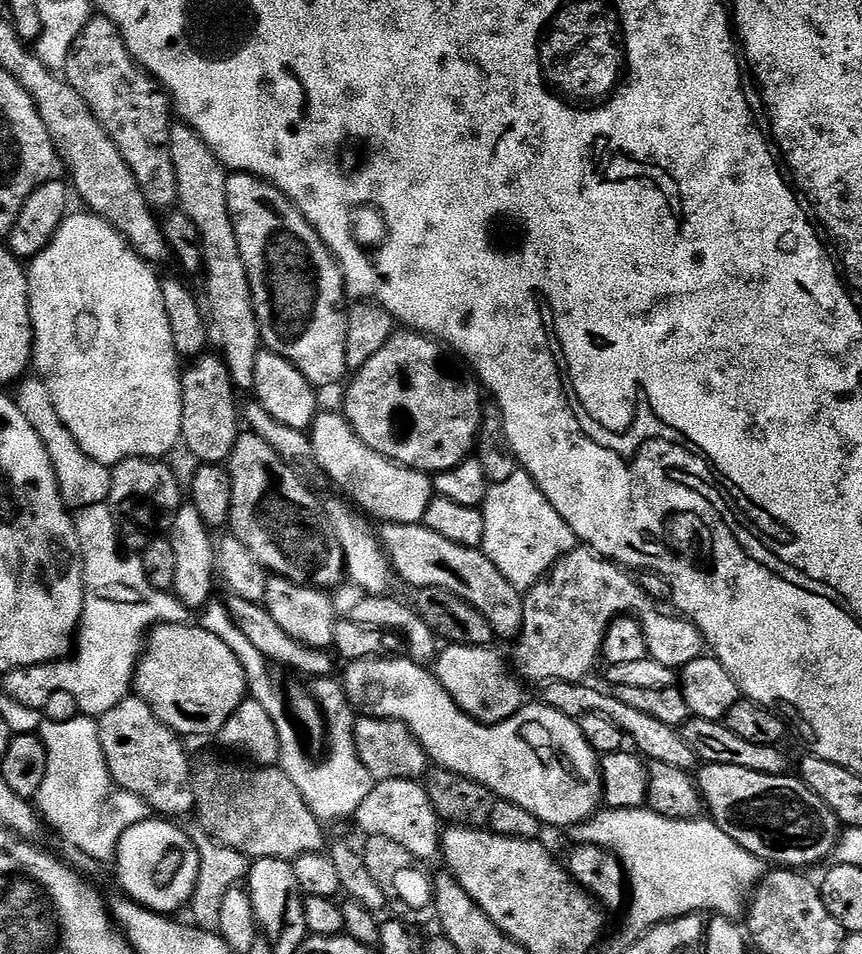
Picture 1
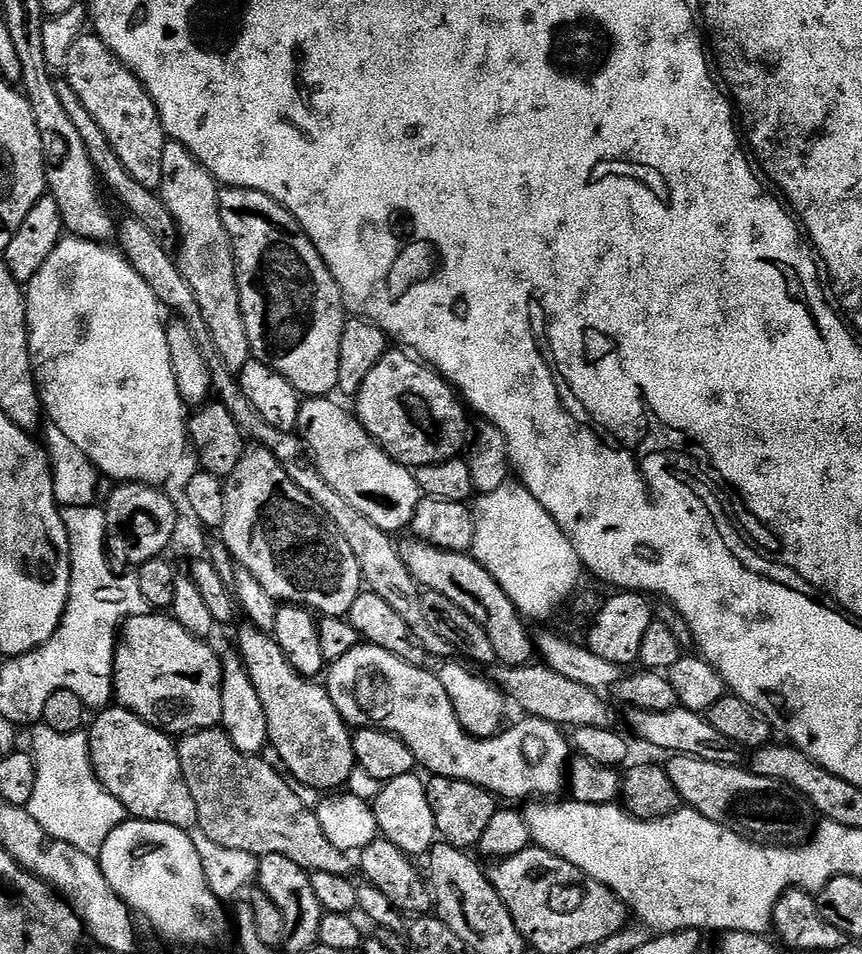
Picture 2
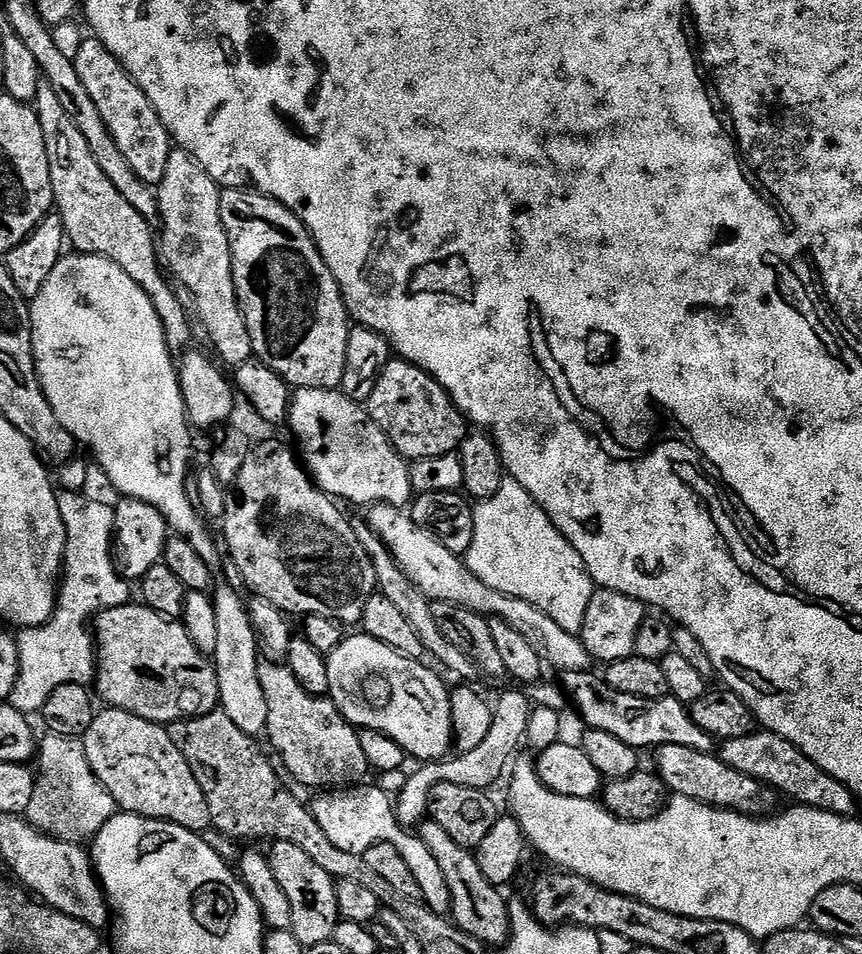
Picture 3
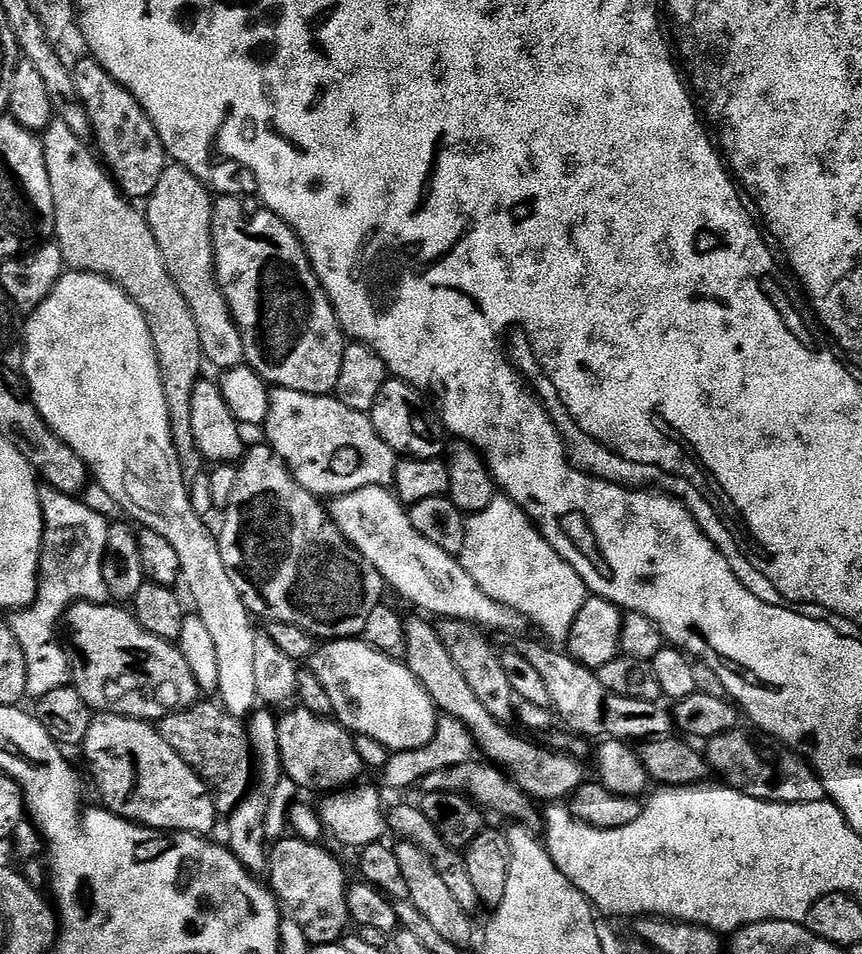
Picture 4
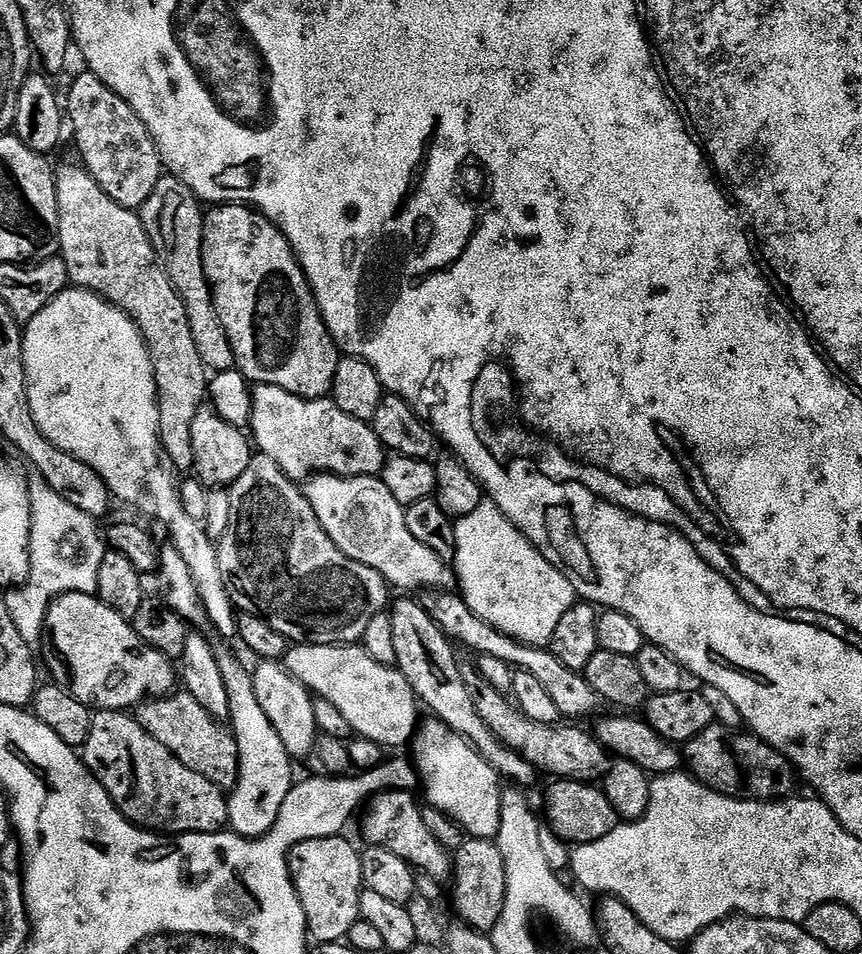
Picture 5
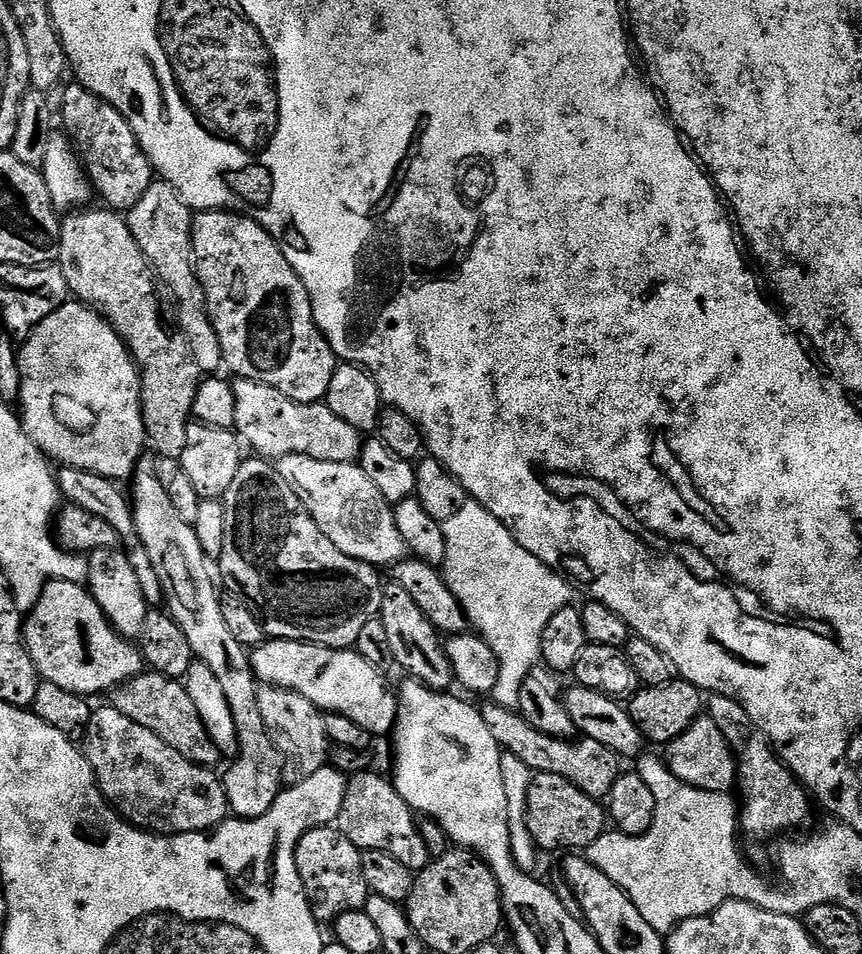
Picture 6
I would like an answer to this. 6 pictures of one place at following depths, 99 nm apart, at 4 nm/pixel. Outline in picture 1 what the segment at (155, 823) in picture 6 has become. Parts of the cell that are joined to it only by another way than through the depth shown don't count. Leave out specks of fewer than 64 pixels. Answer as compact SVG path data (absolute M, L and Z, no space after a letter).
M129 698L118 702L114 710L99 717L102 750L105 752L106 766L113 782L123 791L136 795L142 802L148 804L153 813L164 818L176 818L172 816L184 816L193 811L196 806L192 778L194 775L193 765L188 765L188 756L184 753L185 741L171 732L168 727L156 715L154 710L145 700Z

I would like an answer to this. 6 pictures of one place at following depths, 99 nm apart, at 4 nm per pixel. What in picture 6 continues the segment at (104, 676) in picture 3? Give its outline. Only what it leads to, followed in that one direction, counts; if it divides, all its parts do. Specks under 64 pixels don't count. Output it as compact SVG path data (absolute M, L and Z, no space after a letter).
M50 581L23 621L22 639L41 677L75 696L111 693L146 668L141 649L113 628L84 584Z

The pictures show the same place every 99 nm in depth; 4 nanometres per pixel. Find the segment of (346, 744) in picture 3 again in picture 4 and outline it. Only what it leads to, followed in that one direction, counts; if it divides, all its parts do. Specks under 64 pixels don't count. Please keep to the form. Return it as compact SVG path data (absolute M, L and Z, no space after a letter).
M303 706L277 719L283 775L298 787L321 792L339 791L357 783L365 766L358 756L353 735L333 719L314 714Z

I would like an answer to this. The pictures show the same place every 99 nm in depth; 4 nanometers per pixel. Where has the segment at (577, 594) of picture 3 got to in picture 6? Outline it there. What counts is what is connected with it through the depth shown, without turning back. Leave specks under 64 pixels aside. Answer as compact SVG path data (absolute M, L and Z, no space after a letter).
M464 504L454 518L443 521L442 527L446 542L442 565L444 581L464 607L471 627L489 644L500 663L491 699L496 699L493 701L499 707L515 709L522 686L533 675L535 668L532 667L541 663L540 647L546 622L550 622L558 610L573 603L573 585L539 556L523 548L504 521L480 504Z

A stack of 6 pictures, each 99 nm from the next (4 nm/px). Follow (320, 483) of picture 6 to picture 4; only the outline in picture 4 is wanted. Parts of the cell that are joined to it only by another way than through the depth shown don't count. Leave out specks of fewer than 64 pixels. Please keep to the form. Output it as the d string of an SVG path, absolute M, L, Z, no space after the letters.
M387 487L363 488L354 490L345 496L337 496L331 501L330 515L340 533L348 539L348 543L380 571L380 577L384 580L385 585L391 591L393 588L402 599L409 600L416 607L413 609L424 614L431 614L436 618L467 620L469 624L477 625L484 630L497 628L500 632L520 632L526 628L524 617L513 611L512 608L507 608L504 604L491 600L477 586L474 578L470 578L470 574L460 565L457 557L446 554L446 550L438 550L438 546L434 546L434 542L426 542L426 538L422 538L422 534L418 534L418 530L414 530L408 517L408 508L401 504Z

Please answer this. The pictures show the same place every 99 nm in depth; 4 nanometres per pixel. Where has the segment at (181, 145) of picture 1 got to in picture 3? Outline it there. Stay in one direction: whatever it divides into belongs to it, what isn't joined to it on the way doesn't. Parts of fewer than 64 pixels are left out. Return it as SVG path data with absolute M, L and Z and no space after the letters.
M174 150L168 155L166 174L155 189L156 205L160 208L158 227L161 228L158 232L158 256L167 275L188 291L192 299L191 311L194 316L196 311L216 351L215 359L235 370L253 359L252 339L248 333L245 309L236 297L230 242L220 217L220 187L189 152Z

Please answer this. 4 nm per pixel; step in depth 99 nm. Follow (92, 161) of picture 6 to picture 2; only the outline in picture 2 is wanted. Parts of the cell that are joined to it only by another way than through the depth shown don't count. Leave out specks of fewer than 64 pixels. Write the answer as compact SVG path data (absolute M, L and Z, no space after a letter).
M82 34L70 50L66 69L68 84L76 91L75 99L98 122L110 146L118 154L122 166L142 186L156 190L164 181L162 156L166 133L160 121L160 112L150 93L132 69L125 66L95 34Z

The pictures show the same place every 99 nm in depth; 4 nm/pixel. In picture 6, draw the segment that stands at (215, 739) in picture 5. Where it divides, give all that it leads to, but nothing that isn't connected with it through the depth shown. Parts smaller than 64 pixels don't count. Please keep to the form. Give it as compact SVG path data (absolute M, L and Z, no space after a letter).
M145 670L126 684L121 684L110 696L111 707L116 708L126 718L138 722L138 726L146 726L158 738L162 738L178 754L182 754L192 764L216 766L222 760L218 746L210 742L210 734L206 734L206 726L194 707L187 687L180 680L171 680L161 676L159 672Z

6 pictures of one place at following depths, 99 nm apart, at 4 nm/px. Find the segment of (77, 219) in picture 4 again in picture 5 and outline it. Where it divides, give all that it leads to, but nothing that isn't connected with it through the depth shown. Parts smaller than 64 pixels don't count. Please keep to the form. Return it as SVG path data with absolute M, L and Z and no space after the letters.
M64 164L55 169L56 197L58 198L58 230L60 231L61 256L66 262L69 281L75 287L85 288L87 292L97 292L103 300L115 304L136 323L144 336L144 344L152 359L152 369L156 375L156 401L160 404L160 441L164 453L173 469L192 468L194 462L194 442L190 426L194 426L194 414L205 403L210 383L209 373L204 373L202 349L197 333L192 330L192 320L182 297L176 293L170 277L164 273L160 260L156 257L157 245L148 236L144 223L131 208L118 206L102 186L88 172L88 169L76 164Z

